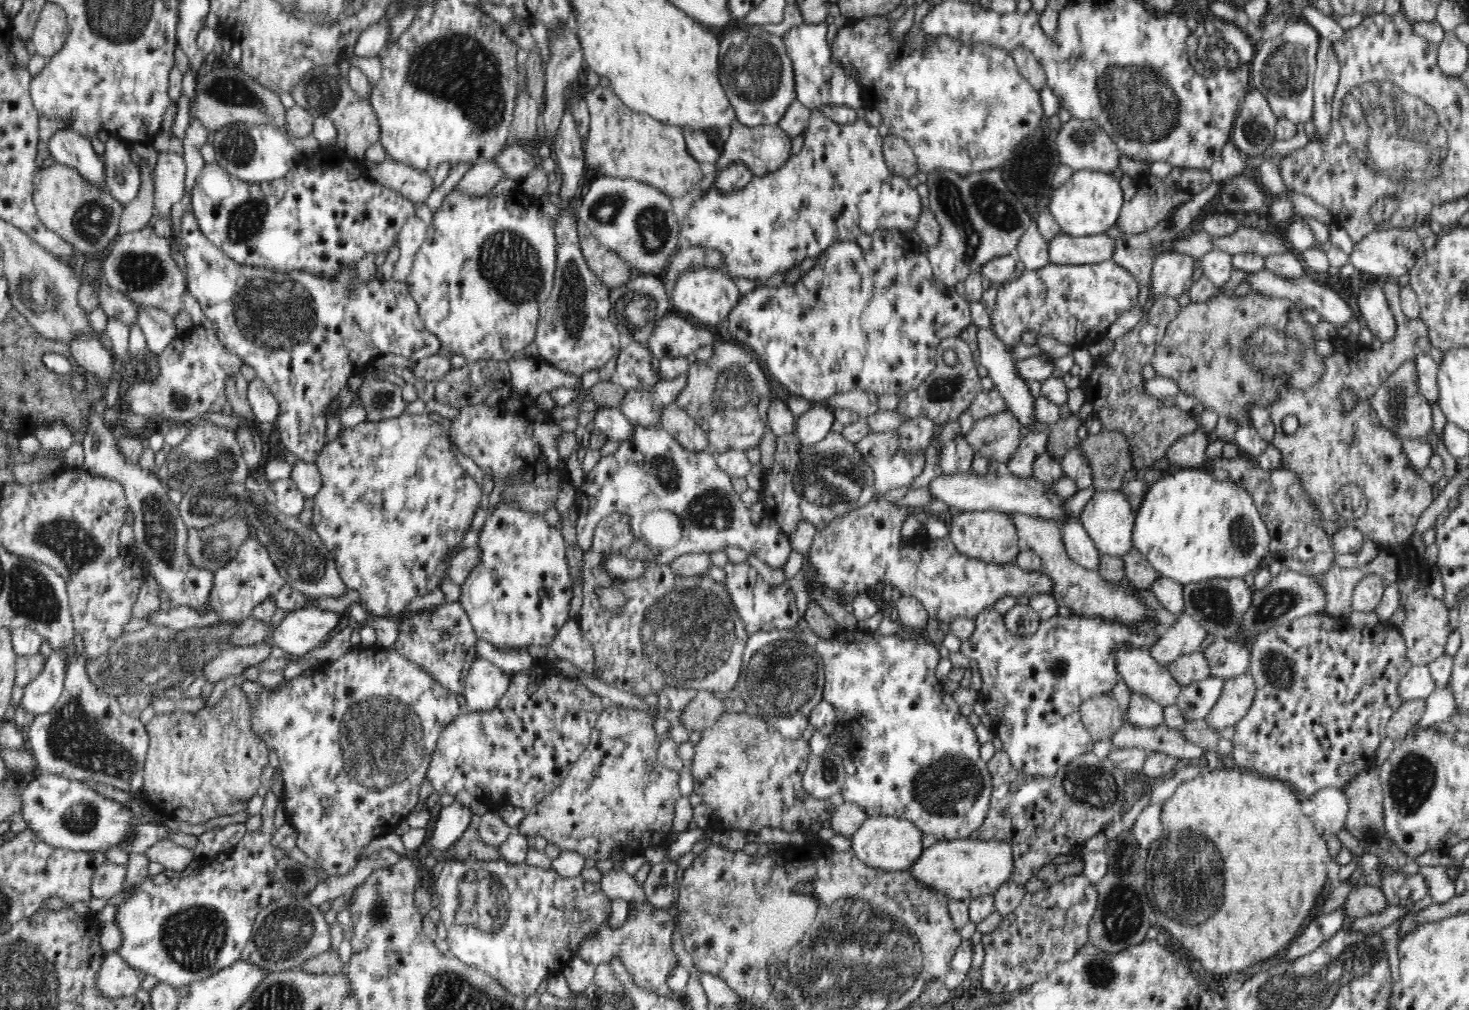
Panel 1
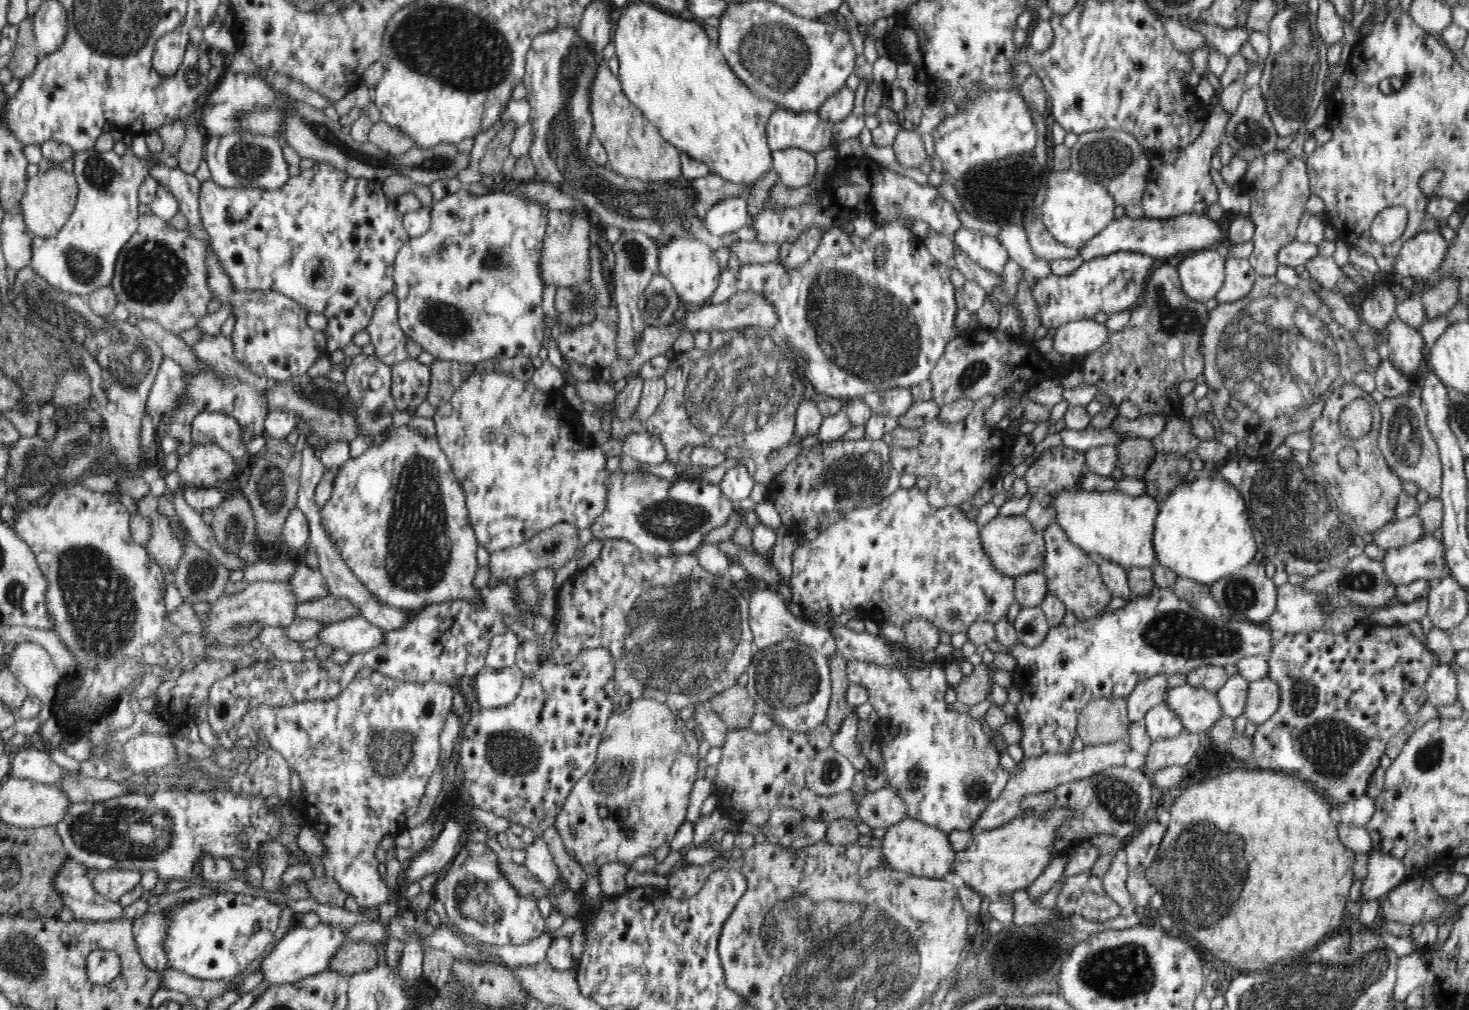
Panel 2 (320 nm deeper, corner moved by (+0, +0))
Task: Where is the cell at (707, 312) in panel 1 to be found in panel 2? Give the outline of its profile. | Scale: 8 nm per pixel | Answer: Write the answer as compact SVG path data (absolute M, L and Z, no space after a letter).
M695 237L674 238L660 245L659 273L672 283L674 291L684 302L692 306L709 304L718 283L721 269L714 250Z

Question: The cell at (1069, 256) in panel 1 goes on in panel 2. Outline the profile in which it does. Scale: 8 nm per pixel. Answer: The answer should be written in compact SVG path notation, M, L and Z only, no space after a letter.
M1189 213L1169 219L1149 219L1145 216L1132 219L1124 216L1121 219L1111 220L1106 228L1088 240L1078 252L1084 261L1118 252L1136 252L1163 261L1178 254L1196 252L1208 249L1210 246L1223 248L1230 244L1234 243L1229 240L1227 230L1224 230L1218 221L1210 219L1206 213Z

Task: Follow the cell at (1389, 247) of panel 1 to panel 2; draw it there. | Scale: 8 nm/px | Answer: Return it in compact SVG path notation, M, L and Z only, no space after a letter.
M1438 230L1420 232L1402 246L1394 264L1395 273L1402 277L1412 277L1415 281L1430 279L1446 261L1448 248L1449 242L1441 236Z

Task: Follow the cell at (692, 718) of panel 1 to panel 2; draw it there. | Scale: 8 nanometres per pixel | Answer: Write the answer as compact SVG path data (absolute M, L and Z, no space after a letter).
M737 684L715 694L709 701L712 703L712 710L720 716L729 731L750 728L757 713L755 700L750 696L749 689Z

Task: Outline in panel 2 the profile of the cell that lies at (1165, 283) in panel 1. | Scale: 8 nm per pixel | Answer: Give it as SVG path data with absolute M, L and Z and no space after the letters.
M1203 249L1184 258L1177 268L1183 292L1197 303L1216 298L1226 277L1224 254Z

